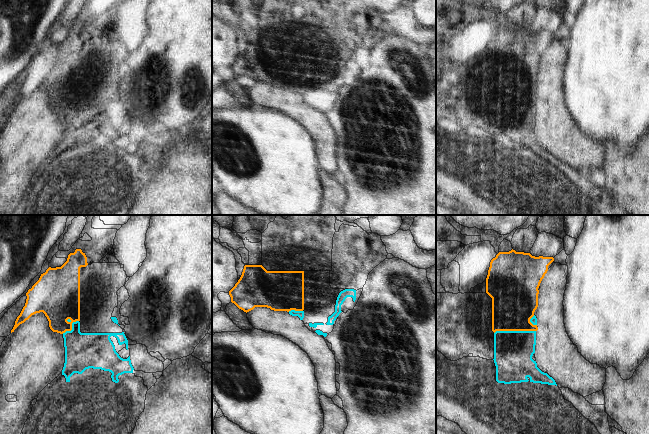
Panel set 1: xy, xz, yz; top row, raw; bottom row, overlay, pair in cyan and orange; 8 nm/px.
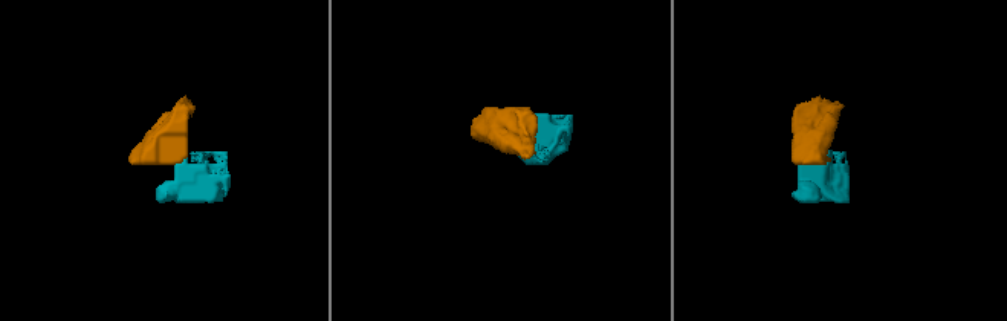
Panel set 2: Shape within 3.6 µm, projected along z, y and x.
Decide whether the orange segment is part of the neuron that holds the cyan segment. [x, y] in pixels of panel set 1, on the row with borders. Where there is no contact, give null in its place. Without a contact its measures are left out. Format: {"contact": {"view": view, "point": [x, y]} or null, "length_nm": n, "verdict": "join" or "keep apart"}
{"contact": {"view": "yz", "point": [514, 331]}, "length_nm": 340, "verdict": "keep apart"}

